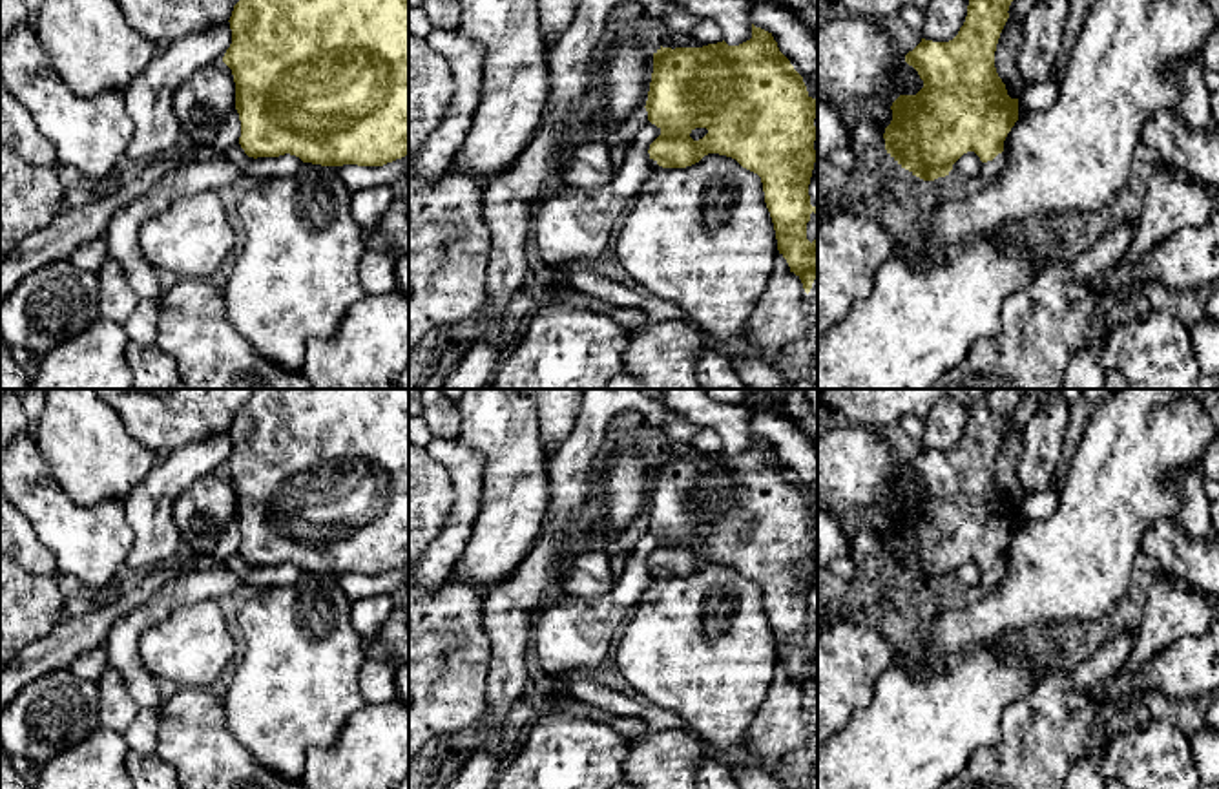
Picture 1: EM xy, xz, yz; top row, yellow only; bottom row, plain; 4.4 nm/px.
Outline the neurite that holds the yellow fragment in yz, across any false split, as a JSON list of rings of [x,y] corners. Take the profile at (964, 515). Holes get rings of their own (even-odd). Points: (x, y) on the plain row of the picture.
[[[991,389],[969,407],[965,431],[953,449],[922,447],[905,464],[905,471],[918,480],[923,497],[892,511],[892,530],[883,548],[887,563],[912,584],[923,590],[945,586],[967,561],[974,561],[982,570],[974,594],[993,592],[1005,577],[1004,550],[1018,530],[1018,508],[1007,504],[995,477],[995,460],[1009,427],[1009,415],[1022,398],[1018,389]]]

